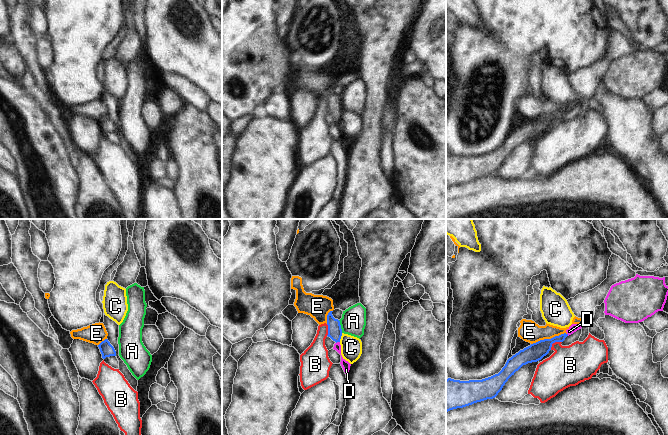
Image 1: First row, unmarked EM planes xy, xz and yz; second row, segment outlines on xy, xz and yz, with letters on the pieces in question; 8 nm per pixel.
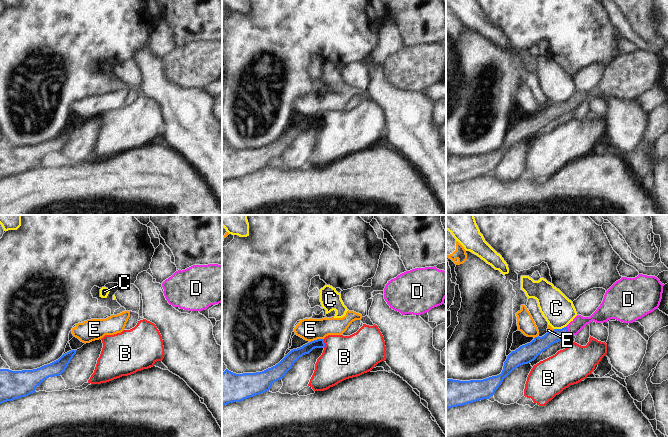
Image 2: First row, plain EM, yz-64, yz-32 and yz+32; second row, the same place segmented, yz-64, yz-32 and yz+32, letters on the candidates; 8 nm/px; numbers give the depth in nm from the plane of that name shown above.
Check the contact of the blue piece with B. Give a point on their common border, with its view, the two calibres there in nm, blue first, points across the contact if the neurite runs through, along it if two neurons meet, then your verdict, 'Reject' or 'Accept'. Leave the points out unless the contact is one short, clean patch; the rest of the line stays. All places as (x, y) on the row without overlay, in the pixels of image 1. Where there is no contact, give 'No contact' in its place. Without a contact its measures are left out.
Touches blue at yz (554, 118). Thickness 140 nm (blue) against 320 nm. Boundary: yz (561, 117), (555, 117), (550, 125). Reject

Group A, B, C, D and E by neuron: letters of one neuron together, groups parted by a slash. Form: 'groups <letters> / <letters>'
groups A / B / C / D / E

